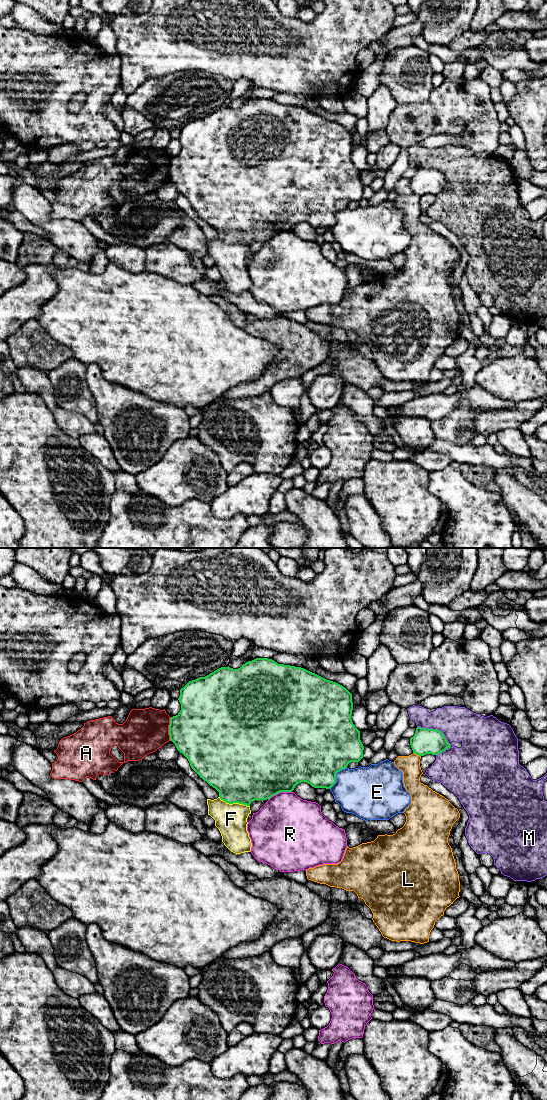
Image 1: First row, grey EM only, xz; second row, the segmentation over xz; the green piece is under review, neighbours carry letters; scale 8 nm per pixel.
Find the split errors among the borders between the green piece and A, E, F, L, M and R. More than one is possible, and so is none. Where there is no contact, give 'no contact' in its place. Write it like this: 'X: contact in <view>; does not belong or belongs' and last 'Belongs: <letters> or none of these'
A: contact in xz; does not belong
E: contact in xz; does not belong
F: contact in xz; does not belong
L: contact in xz; belongs
M: contact in xz; does not belong
R: contact in xz; does not belong
Belongs: L

